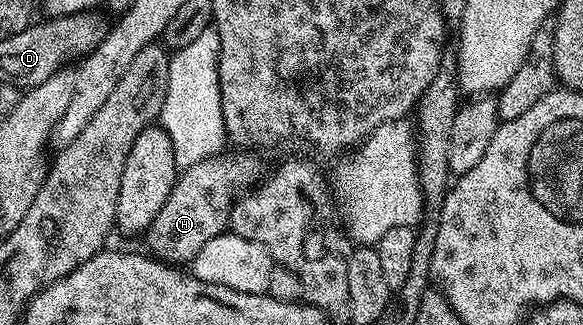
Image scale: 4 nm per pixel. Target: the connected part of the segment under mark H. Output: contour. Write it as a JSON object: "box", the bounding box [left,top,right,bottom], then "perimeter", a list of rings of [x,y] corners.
{"box":[144,153,260,264],"perimeter":[[[234,153],[238,154],[232,155],[231,158],[215,156],[200,160],[178,174],[168,200],[164,200],[164,208],[160,208],[160,216],[152,220],[144,235],[147,246],[145,249],[153,257],[167,264],[193,263],[196,252],[200,252],[200,248],[204,248],[208,240],[227,229],[230,193],[233,190],[245,191],[253,187],[260,178],[258,162],[248,155],[251,153]]]}

